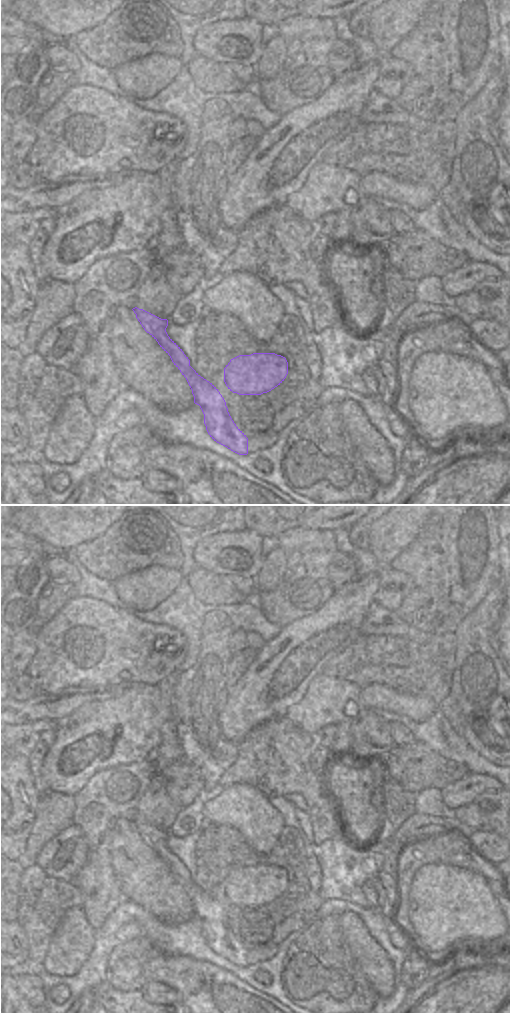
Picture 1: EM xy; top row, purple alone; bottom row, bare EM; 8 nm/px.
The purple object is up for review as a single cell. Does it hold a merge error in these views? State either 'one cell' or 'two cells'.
one cell

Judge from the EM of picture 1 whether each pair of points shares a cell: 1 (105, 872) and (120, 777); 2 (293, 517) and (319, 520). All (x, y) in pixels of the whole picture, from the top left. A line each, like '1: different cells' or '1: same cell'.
1: same cell
2: different cells

